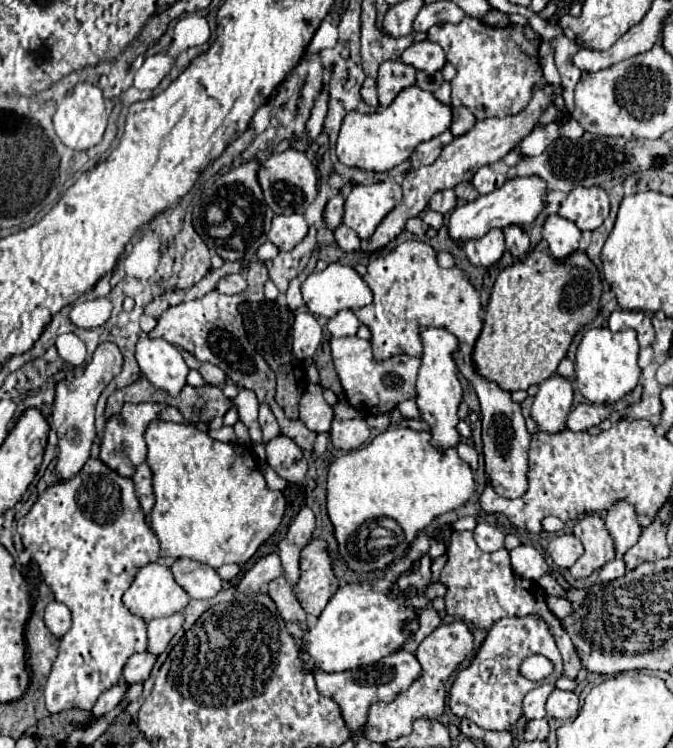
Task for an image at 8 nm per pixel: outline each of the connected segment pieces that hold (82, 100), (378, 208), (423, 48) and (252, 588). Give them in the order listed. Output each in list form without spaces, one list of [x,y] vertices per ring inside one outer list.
[[[78,82],[72,90],[72,94],[68,94],[56,108],[54,114],[54,128],[58,138],[72,150],[88,150],[92,146],[96,146],[106,130],[106,120],[108,120],[108,112],[106,112],[106,102],[102,96],[102,90],[94,84],[88,82]]]
[[[392,180],[376,182],[370,186],[356,184],[346,198],[344,224],[360,238],[370,238],[382,218],[402,200],[400,184]]]
[[[422,40],[422,42],[416,42],[410,48],[406,48],[404,54],[400,56],[400,60],[404,64],[414,66],[416,70],[424,70],[424,72],[432,74],[436,70],[442,70],[442,66],[446,64],[446,54],[438,44],[434,44],[430,40]]]
[[[268,554],[264,558],[260,558],[246,574],[244,578],[236,584],[236,592],[238,594],[252,594],[258,592],[262,586],[266,586],[270,580],[278,578],[280,574],[284,574],[284,568],[280,564],[278,554]]]

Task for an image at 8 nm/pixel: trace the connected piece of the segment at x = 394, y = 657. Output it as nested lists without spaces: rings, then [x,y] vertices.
[[[398,650],[390,656],[384,656],[380,662],[366,666],[366,668],[358,668],[358,670],[348,670],[348,672],[336,672],[336,674],[324,674],[324,672],[316,672],[316,688],[322,696],[334,698],[340,708],[342,708],[342,716],[346,720],[346,724],[350,726],[352,732],[356,732],[362,724],[366,724],[368,720],[368,708],[374,702],[392,702],[400,692],[404,692],[418,676],[422,674],[420,662],[416,660],[414,654]]]

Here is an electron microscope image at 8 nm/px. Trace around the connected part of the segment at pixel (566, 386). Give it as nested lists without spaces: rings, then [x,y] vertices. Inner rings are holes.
[[[552,374],[546,378],[532,404],[532,418],[540,432],[562,432],[566,430],[566,416],[572,406],[572,386],[566,378]]]

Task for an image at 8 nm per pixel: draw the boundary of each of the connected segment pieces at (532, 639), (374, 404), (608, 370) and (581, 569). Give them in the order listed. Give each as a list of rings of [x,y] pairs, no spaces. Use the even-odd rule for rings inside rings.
[[[510,616],[498,620],[490,628],[474,662],[458,672],[450,690],[450,700],[448,700],[450,710],[460,718],[472,720],[484,730],[510,730],[516,724],[516,720],[522,716],[524,696],[538,686],[538,682],[526,680],[520,674],[522,660],[532,654],[544,654],[554,662],[552,676],[542,680],[554,684],[562,676],[562,656],[548,630],[548,624],[536,616],[526,616],[526,618]]]
[[[344,336],[330,340],[332,358],[336,372],[340,376],[342,388],[346,392],[348,404],[356,408],[364,418],[388,414],[392,412],[402,400],[416,396],[416,374],[420,368],[420,358],[398,354],[388,360],[376,360],[372,356],[370,340],[362,340],[358,336]]]
[[[590,328],[576,350],[574,371],[578,390],[586,400],[616,404],[628,392],[632,392],[640,380],[636,332],[622,330],[612,334],[608,328]]]
[[[588,514],[578,520],[574,526],[574,536],[578,536],[584,544],[584,554],[570,568],[572,578],[586,578],[614,558],[612,538],[608,536],[608,530],[598,514]]]

